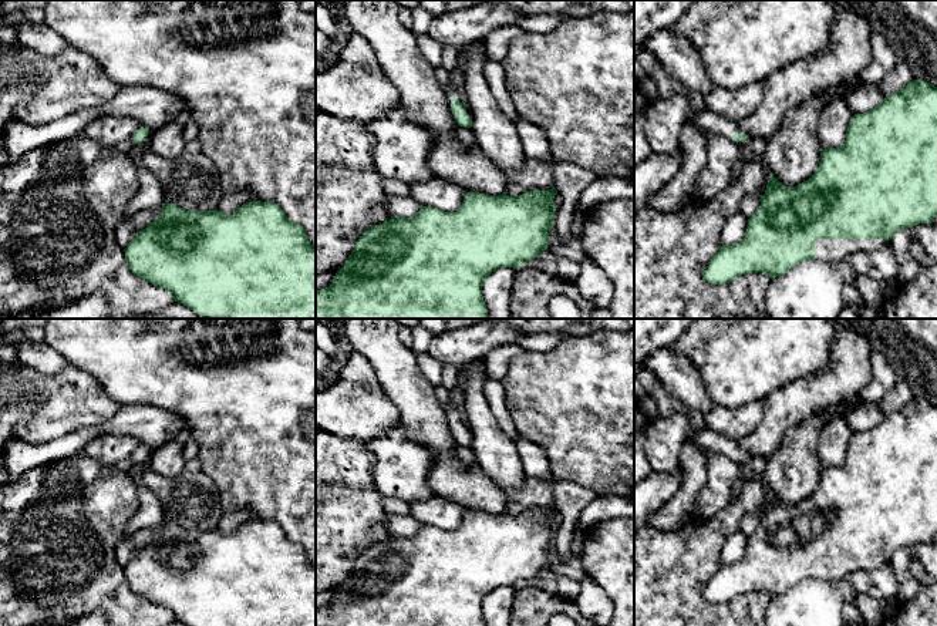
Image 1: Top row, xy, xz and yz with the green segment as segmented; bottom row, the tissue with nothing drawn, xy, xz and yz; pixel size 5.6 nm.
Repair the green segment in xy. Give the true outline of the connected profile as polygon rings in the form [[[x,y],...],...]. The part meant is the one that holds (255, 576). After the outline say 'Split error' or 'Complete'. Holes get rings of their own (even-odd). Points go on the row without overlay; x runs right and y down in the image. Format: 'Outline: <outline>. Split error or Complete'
Outline: [[[252,519],[237,526],[229,535],[219,528],[186,529],[173,522],[164,522],[161,535],[138,551],[124,568],[129,589],[141,598],[165,608],[173,613],[173,619],[186,626],[316,626],[316,568],[310,562],[303,545],[291,541],[283,528],[273,521]]]. Complete

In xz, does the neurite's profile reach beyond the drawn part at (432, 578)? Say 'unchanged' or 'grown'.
unchanged

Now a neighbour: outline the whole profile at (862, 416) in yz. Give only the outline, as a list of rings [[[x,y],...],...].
[[[850,400],[849,413],[846,420],[852,433],[863,433],[879,424],[886,414],[879,403],[866,403]]]

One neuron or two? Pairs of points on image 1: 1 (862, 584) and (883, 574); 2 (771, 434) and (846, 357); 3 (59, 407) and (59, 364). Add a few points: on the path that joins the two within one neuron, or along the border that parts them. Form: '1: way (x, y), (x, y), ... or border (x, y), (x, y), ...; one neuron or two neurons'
1: way (868, 582), (877, 579); one neuron
2: way (786, 411), (799, 399), (821, 390), (831, 380); one neuron
3: border (26, 364), (41, 373), (60, 373), (68, 366); two neurons

